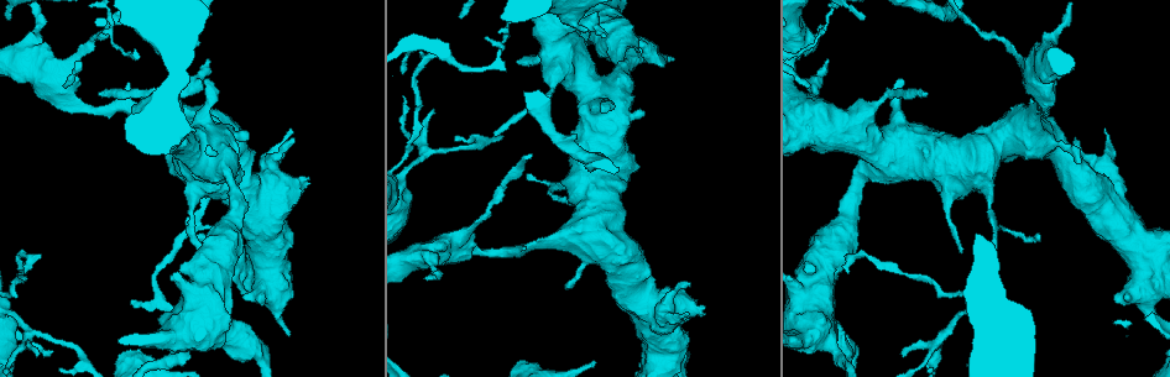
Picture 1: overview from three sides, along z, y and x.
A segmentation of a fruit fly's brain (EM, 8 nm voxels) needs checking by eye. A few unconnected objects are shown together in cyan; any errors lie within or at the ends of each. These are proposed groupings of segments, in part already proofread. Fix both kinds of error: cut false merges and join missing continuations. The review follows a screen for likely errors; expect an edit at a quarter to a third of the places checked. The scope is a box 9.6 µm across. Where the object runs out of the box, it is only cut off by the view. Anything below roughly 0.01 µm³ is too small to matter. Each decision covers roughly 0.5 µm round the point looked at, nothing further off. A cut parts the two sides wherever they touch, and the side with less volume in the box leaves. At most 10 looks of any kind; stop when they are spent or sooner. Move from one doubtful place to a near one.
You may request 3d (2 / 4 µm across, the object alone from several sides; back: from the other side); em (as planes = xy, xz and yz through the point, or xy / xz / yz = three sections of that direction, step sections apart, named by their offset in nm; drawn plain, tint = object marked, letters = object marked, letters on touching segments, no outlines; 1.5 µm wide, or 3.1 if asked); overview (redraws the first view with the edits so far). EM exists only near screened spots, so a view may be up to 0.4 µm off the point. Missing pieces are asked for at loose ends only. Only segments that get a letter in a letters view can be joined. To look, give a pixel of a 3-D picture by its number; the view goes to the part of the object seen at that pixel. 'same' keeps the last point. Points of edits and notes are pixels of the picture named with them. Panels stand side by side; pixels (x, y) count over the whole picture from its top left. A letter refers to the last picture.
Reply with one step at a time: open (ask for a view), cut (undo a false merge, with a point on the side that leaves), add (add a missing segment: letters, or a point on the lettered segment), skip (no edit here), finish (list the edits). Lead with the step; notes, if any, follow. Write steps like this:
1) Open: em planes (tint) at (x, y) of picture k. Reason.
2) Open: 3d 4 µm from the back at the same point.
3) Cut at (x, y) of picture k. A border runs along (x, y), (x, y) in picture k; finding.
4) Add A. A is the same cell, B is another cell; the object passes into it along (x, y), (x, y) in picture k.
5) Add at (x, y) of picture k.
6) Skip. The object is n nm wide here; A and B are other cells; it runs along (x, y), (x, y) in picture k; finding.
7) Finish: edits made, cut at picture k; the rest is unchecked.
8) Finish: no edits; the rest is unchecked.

Open: 3d 4 µm at (585, 30) of picture 1. Free end.

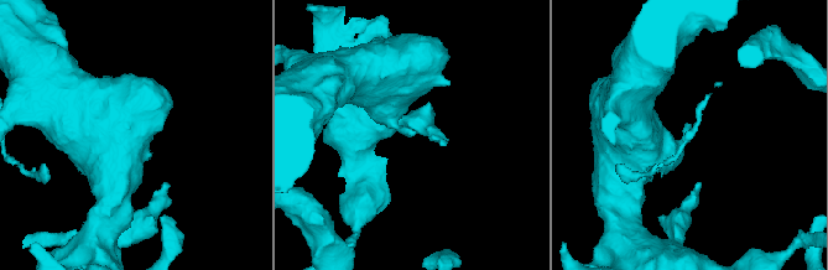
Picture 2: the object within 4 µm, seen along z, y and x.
Open: em xy step 4 (letters) at (687, 124) of picture 2.

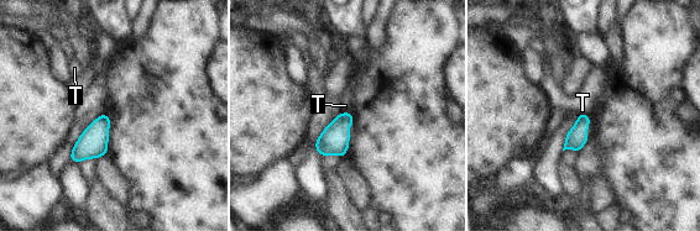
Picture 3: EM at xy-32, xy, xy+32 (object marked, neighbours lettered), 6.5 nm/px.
Open: em planes (letters) at the same point. Another direction.

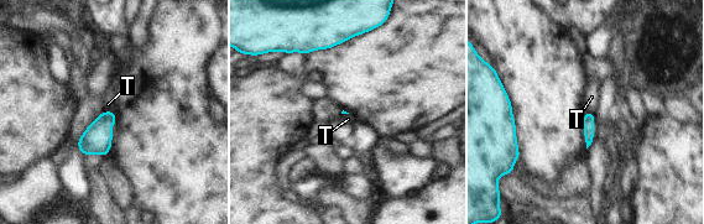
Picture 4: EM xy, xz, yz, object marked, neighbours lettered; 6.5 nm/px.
Skip. The longest contact is with T, 60 nm; T is another cell; a border runs along (104, 110), (113, 112) in picture 4; no lettered segment goes on from it.

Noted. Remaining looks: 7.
Open: 3d 4 µm from the back at (1078, 162) of picture 1. Branch stops here.

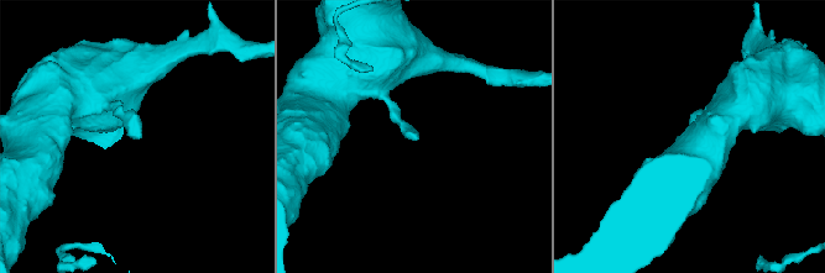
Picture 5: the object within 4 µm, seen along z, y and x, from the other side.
Open: em yz step 4 (letters) at (136, 136) of picture 5.

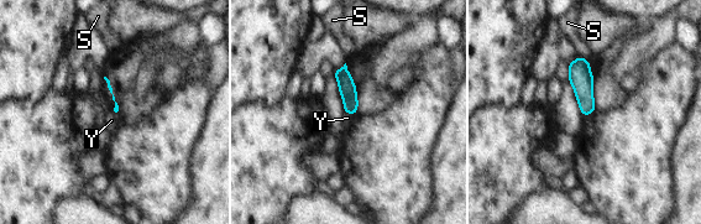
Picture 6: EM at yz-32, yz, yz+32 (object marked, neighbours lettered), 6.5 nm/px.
Skip. S and Y are other cells; a border runs along (345, 112), (352, 115) in picture 6; none of them fits.

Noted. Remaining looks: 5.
Open: 3d 4 µm at (848, 271) of picture 1. Free end.

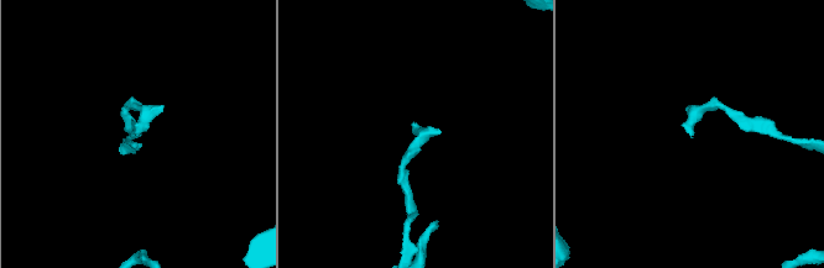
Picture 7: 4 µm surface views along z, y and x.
Open: em xy step 4 (tint) at (412, 129) of picture 7.

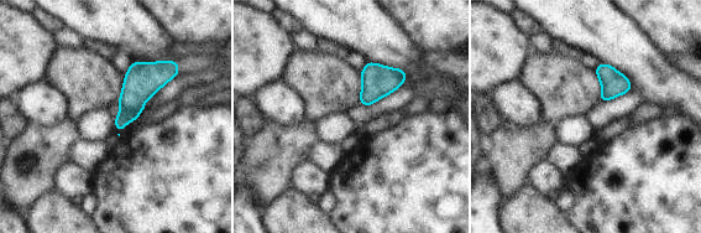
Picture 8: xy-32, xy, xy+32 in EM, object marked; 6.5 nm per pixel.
Open: em planes (letters) at the same point.

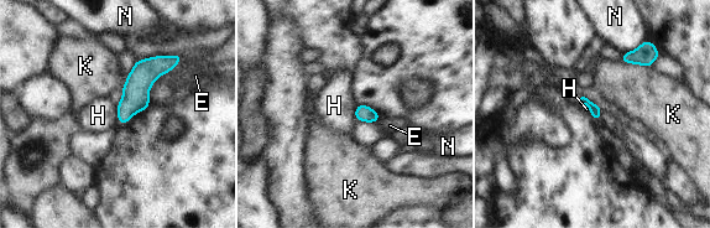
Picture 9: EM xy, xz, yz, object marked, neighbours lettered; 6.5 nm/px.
Skip. E, H, K and N are other cells; it runs along (173, 62), (136, 88), (123, 120) in picture 9; no lettered segment goes on from it.

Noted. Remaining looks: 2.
Open: em planes (letters) at (961, 254) of picture 1. Thin end.

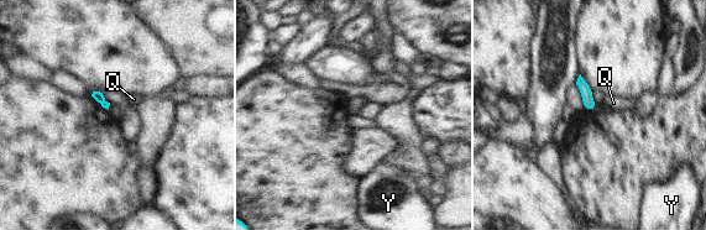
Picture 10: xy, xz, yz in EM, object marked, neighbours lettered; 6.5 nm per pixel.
Skip. The longest contact is with Y, 40 nm; Q and Y are other cells; no lettered segment goes on from it.

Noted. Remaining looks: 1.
Finish: no edits; the rest is unchecked.

